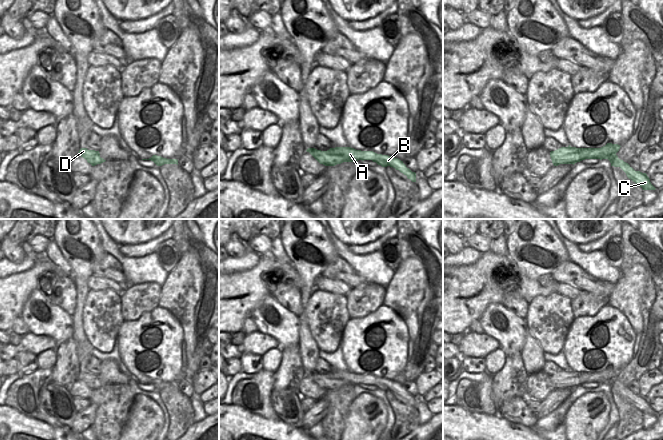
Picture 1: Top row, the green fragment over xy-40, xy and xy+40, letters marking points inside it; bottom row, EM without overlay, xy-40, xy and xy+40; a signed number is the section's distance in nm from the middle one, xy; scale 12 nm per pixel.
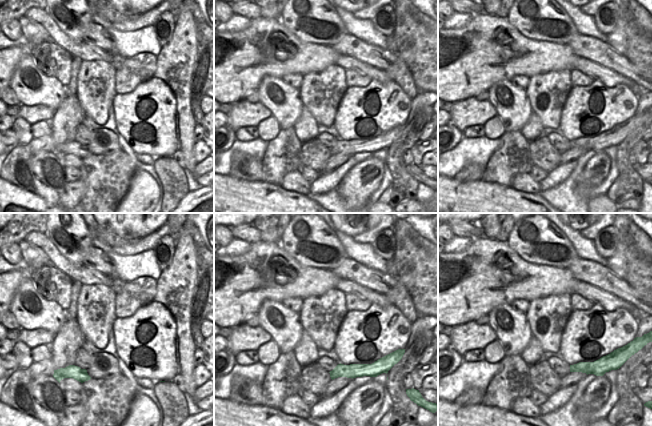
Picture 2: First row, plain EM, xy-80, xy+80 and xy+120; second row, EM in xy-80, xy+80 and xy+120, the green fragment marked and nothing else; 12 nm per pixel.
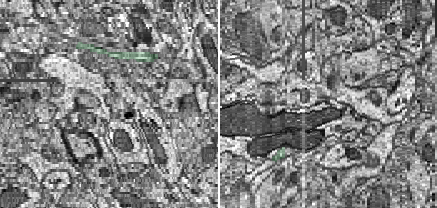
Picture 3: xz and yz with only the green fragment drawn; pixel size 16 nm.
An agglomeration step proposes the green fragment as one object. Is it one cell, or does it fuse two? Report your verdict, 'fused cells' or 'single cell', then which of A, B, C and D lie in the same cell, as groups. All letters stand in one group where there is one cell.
fused cells; A D / B C

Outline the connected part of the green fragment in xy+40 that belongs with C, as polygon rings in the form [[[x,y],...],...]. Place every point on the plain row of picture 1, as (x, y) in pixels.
[[[617,379],[609,380],[607,382],[611,390],[620,391],[629,403],[638,408],[643,414],[655,414],[656,412],[651,408],[646,397],[635,395],[628,387],[619,383]]]

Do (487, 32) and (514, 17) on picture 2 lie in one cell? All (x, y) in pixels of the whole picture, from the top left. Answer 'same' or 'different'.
different

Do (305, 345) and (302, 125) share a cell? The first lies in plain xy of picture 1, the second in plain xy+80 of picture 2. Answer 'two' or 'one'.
one

